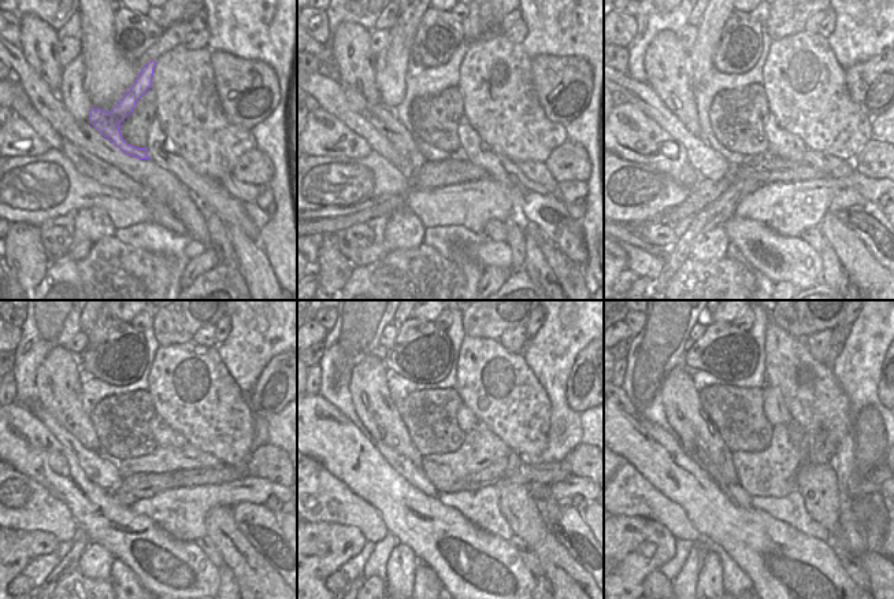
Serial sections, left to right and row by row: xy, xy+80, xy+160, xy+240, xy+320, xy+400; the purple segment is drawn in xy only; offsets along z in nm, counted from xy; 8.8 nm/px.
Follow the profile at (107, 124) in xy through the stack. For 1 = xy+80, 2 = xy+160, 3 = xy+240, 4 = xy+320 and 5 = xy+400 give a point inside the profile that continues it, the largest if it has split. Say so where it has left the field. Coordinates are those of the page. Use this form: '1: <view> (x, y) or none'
1: xy+80 (422, 82)
2: xy+160 (715, 81)
3: xy+240 (93, 389)
4: xy+320 (399, 387)
5: xy+400 (701, 379)

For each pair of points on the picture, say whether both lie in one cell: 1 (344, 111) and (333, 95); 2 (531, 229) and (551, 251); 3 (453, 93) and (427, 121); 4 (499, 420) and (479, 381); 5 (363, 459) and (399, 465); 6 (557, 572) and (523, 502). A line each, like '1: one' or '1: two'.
1: one
2: one
3: one
4: one
5: two
6: one

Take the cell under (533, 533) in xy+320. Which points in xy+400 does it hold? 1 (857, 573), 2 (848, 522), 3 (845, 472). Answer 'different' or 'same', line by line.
1: different
2: different
3: different

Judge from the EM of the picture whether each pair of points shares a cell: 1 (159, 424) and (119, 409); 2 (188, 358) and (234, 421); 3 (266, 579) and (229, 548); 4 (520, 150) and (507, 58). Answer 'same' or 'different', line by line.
1: different
2: same
3: same
4: same

